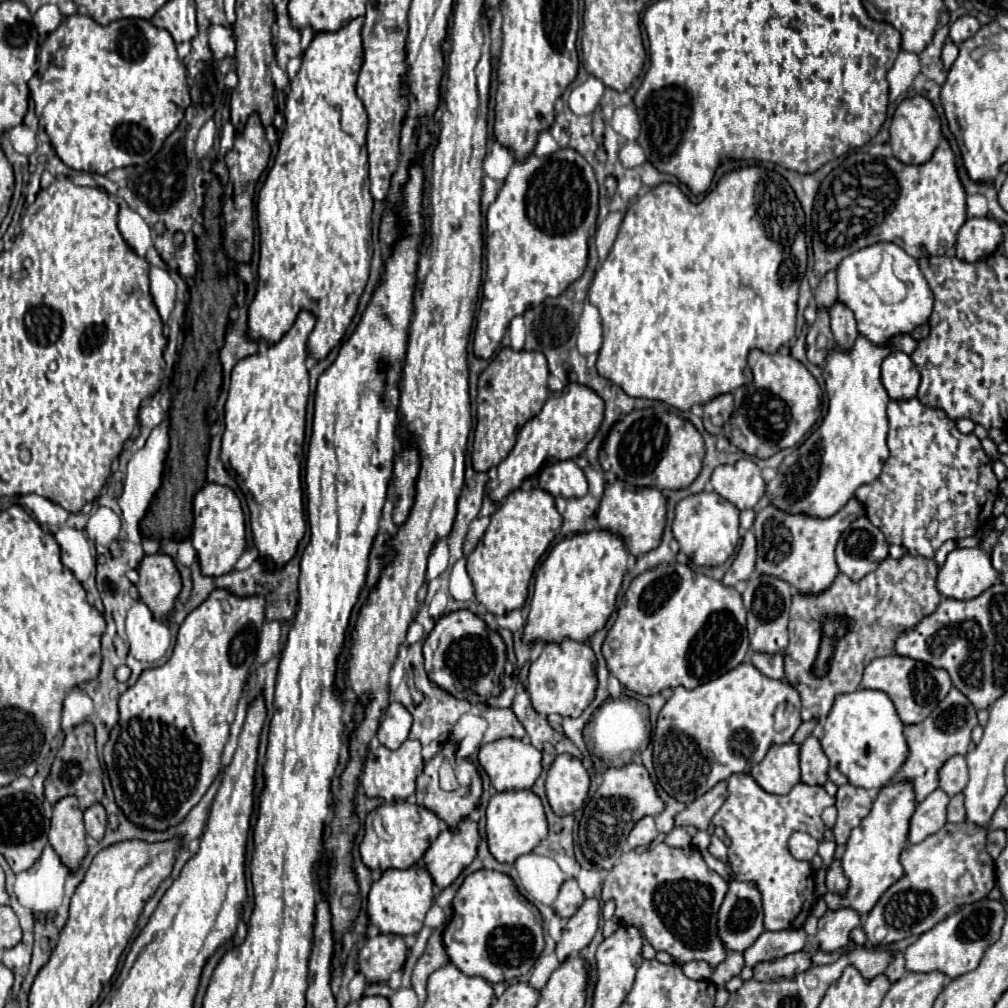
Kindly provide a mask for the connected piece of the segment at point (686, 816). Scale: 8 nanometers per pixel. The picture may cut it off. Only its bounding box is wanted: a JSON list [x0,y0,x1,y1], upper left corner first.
[675,784,727,830]

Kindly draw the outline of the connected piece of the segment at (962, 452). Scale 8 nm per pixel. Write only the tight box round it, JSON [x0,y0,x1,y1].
[855,398,999,558]

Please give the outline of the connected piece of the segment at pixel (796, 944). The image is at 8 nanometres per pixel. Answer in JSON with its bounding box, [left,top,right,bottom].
[745,928,807,968]

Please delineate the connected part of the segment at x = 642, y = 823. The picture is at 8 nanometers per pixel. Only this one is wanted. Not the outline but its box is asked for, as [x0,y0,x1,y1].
[627,816,657,848]

